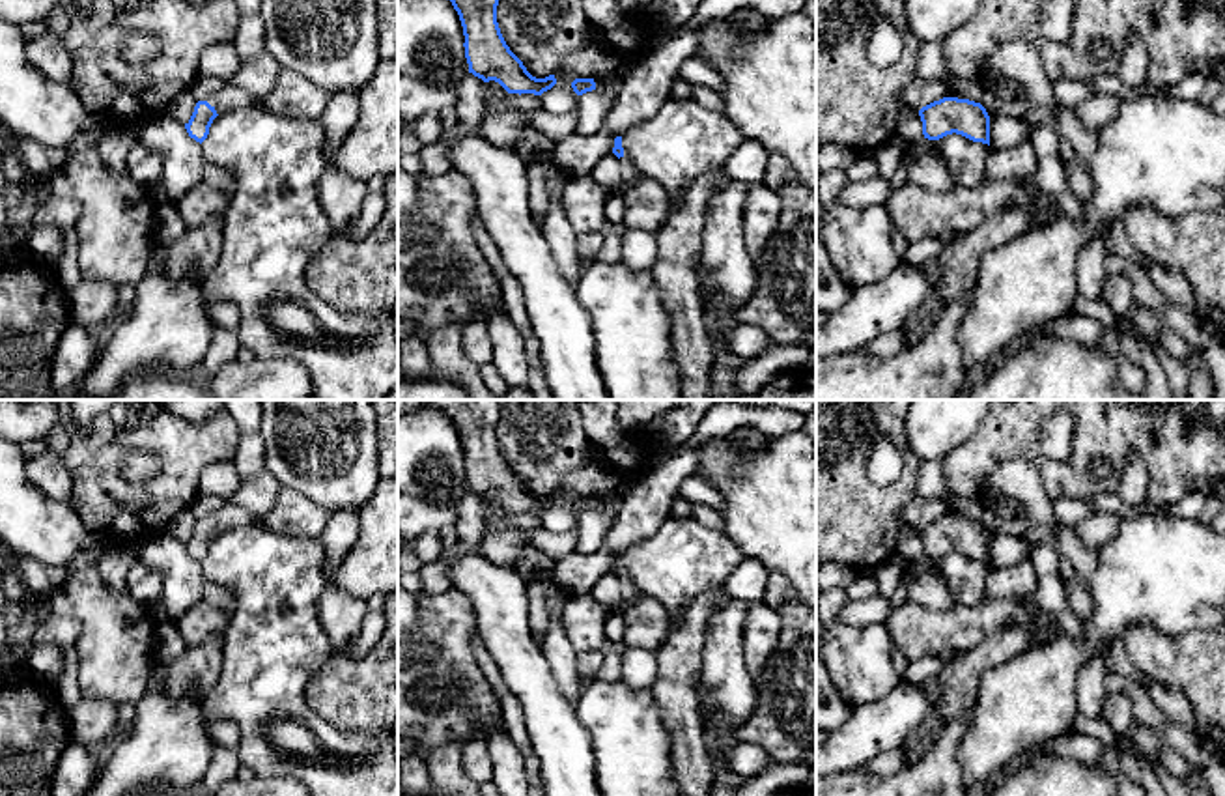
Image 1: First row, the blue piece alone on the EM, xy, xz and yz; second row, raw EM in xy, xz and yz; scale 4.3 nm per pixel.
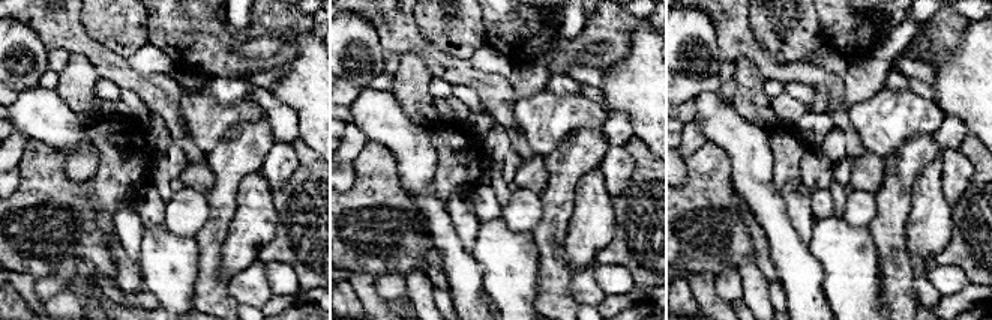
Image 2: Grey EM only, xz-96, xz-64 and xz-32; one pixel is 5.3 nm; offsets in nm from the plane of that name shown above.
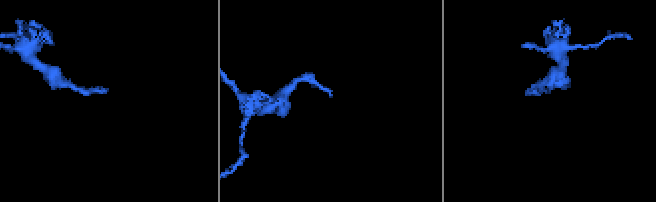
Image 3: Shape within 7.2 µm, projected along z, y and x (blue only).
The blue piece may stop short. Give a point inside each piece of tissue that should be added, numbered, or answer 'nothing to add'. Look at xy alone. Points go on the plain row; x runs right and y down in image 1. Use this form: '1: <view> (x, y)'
1: xy (230, 514)

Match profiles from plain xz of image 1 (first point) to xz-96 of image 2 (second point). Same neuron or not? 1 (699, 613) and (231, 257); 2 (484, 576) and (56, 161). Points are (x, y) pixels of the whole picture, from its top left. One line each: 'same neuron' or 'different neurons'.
1: different neurons
2: different neurons

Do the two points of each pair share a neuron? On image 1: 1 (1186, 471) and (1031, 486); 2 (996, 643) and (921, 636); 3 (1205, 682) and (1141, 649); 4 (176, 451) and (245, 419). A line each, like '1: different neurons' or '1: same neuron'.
1: different neurons
2: different neurons
3: same neuron
4: different neurons

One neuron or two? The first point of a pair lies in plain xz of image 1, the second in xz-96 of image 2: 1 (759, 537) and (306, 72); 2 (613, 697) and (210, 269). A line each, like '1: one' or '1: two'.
1: one
2: two

